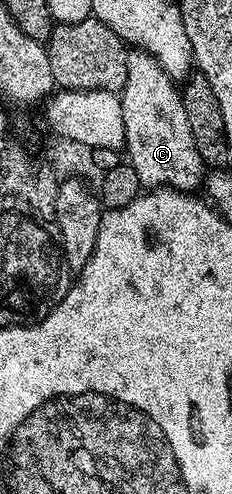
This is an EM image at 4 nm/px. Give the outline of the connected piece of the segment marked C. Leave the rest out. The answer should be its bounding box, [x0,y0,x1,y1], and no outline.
[118,49,206,193]

